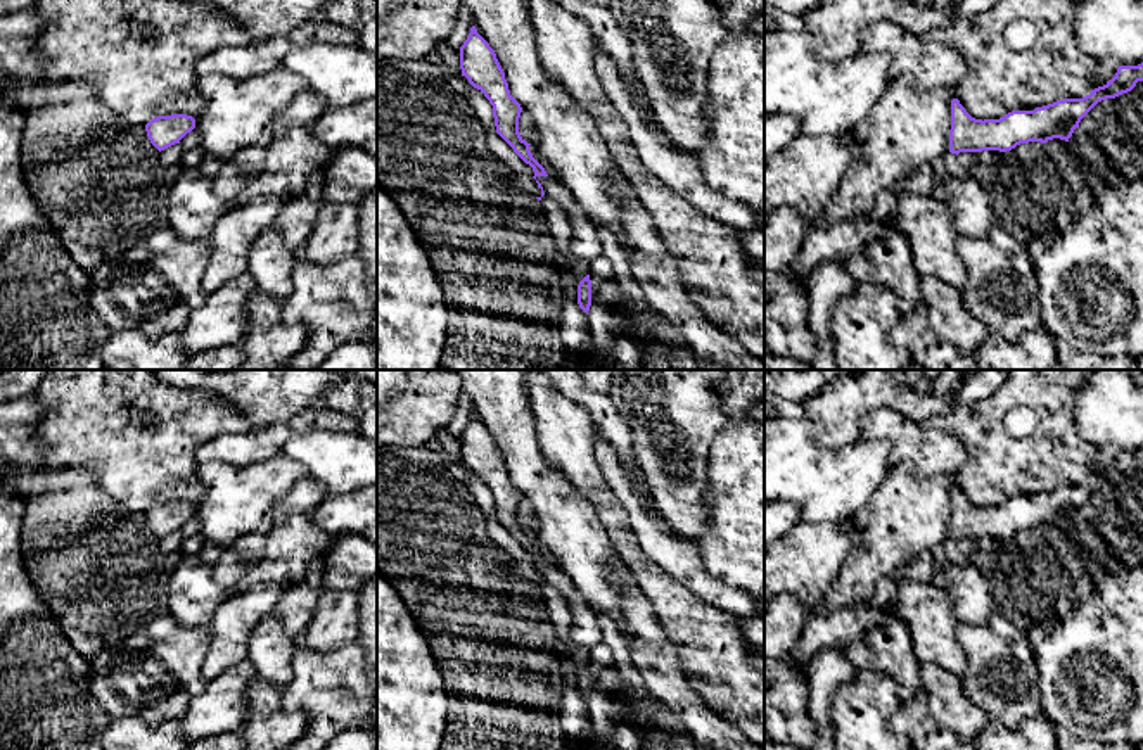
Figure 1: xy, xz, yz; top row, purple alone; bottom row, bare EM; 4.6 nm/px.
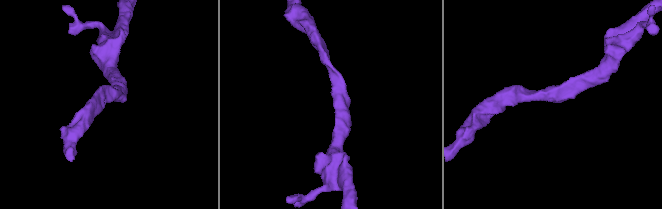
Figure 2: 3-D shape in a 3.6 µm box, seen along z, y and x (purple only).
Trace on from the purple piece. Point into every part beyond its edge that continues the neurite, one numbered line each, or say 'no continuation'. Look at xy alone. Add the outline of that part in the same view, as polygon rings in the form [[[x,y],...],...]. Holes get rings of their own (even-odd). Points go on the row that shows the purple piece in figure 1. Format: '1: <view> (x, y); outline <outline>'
no continuation

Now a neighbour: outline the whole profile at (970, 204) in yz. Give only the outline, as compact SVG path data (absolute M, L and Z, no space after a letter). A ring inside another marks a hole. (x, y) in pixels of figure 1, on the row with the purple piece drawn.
M948 178L948 199L953 225L961 237L982 237L996 228L996 214L989 190L974 178Z

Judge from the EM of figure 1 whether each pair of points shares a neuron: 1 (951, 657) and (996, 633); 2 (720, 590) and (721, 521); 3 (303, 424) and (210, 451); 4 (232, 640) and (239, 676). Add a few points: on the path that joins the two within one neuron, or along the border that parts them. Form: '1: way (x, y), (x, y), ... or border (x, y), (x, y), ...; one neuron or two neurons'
1: border (958, 622), (958, 645), (965, 655), (962, 676); two neurons
2: border (697, 545), (702, 565), (713, 576), (746, 593); two neurons
3: way (280, 432), (249, 448), (232, 448); one neuron
4: border (246, 659), (208, 681); two neurons

